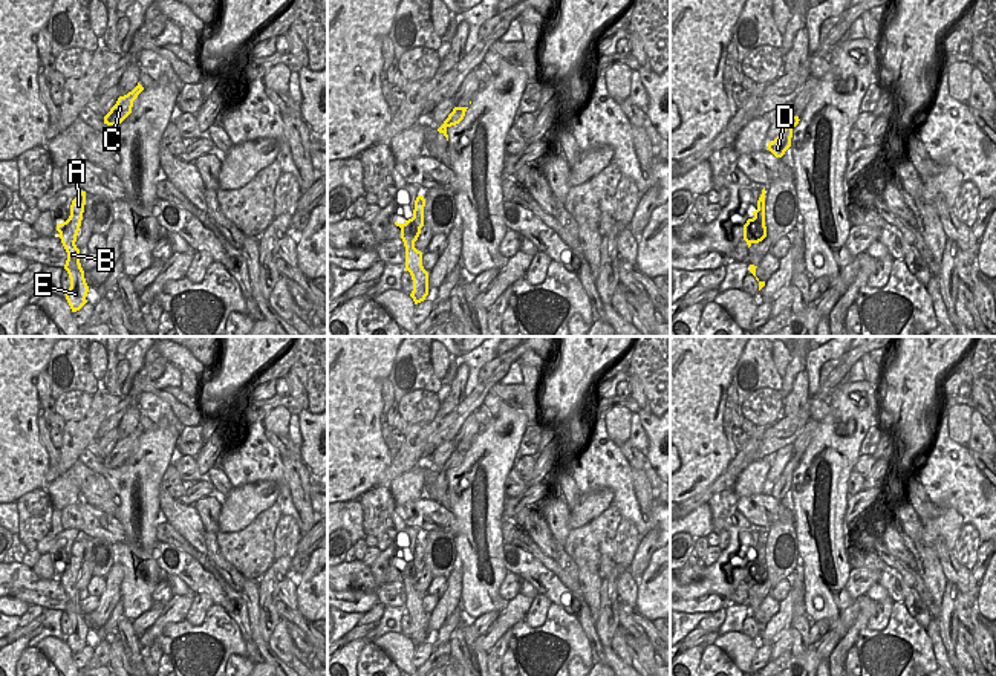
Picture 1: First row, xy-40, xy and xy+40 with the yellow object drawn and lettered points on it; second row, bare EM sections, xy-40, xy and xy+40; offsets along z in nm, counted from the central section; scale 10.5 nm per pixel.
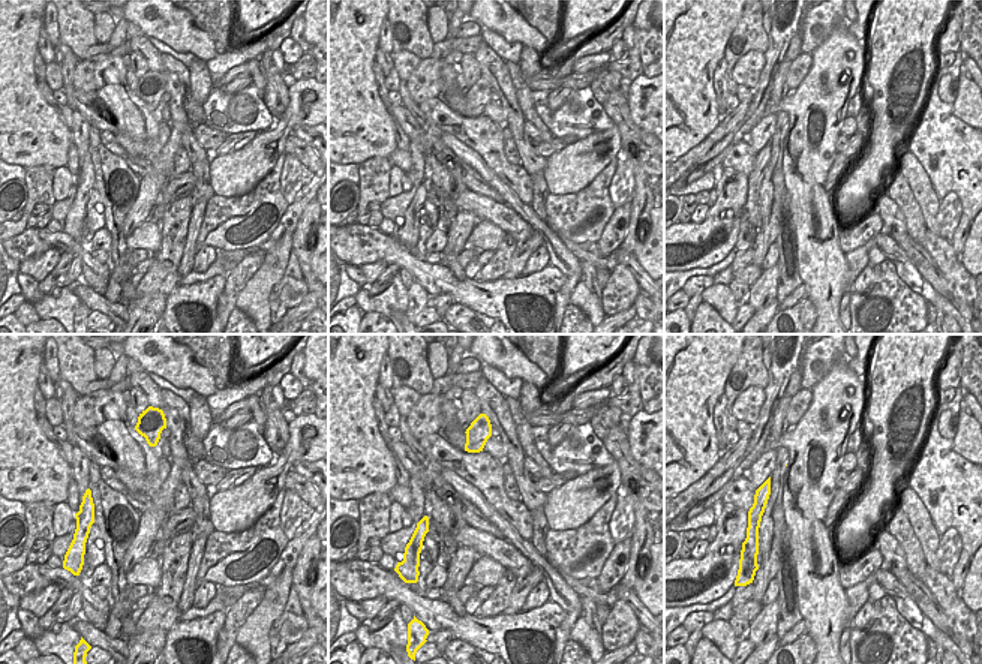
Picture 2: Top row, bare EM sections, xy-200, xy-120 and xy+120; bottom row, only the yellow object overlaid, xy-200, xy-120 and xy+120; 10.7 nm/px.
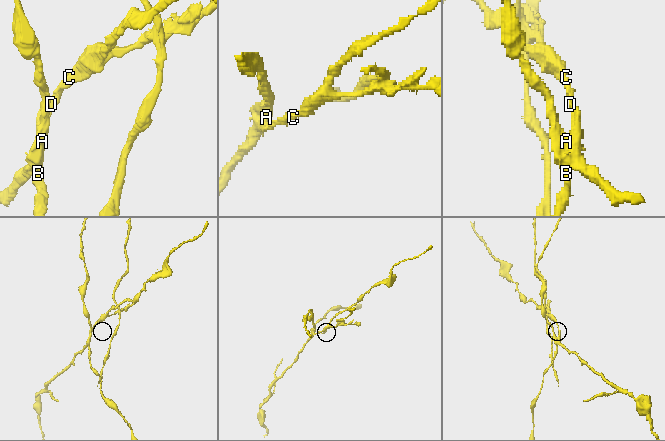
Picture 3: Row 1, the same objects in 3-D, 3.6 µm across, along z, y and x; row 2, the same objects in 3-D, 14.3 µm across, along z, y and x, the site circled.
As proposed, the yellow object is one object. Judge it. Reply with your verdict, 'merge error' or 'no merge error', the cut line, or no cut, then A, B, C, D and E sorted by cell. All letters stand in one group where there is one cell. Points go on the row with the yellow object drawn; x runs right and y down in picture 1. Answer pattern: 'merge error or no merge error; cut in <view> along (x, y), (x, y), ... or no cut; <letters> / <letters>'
merge error; cut in xy along (401, 233), (410, 233), (416, 239); A B E / C D

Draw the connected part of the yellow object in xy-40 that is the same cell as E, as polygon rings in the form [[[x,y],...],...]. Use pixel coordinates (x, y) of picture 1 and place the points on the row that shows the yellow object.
[[[80,191],[80,194],[72,200],[70,216],[66,220],[67,226],[58,234],[67,252],[64,269],[69,274],[70,288],[66,294],[66,300],[72,312],[80,310],[87,303],[86,297],[89,292],[89,286],[84,278],[84,271],[80,263],[81,258],[80,249],[75,245],[83,220],[84,205],[86,205],[86,191]]]

